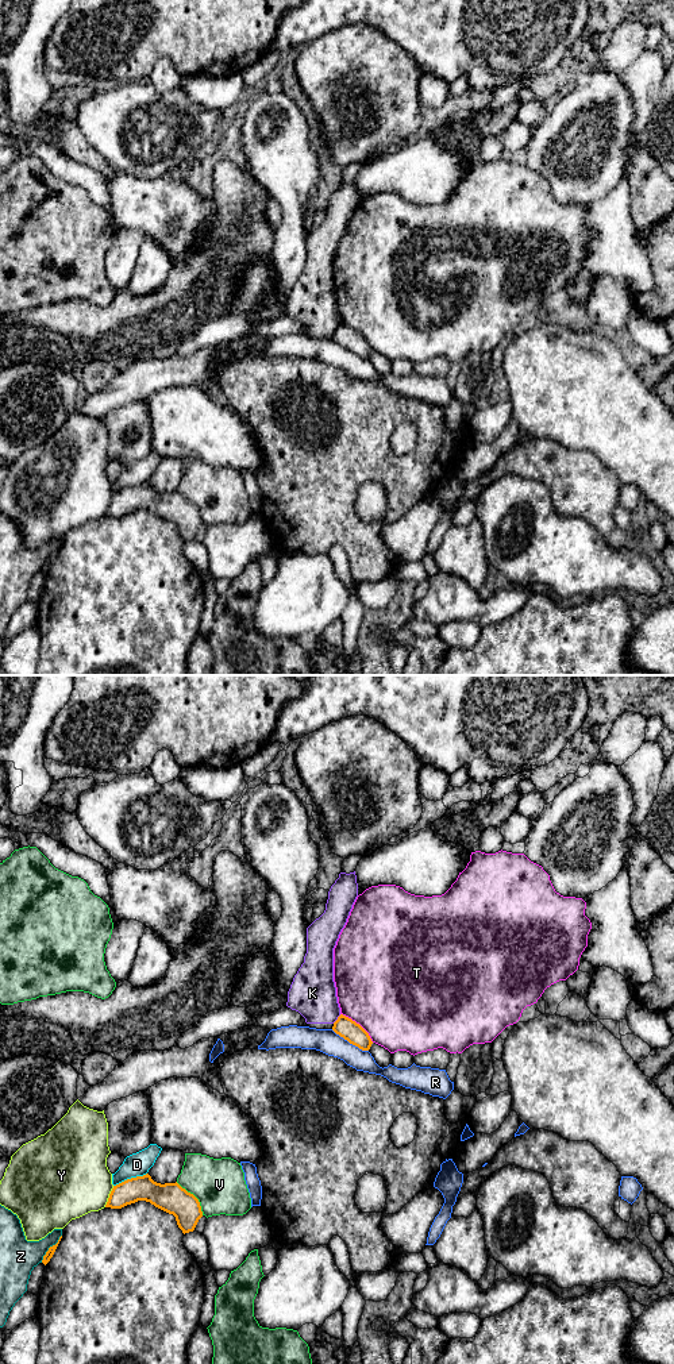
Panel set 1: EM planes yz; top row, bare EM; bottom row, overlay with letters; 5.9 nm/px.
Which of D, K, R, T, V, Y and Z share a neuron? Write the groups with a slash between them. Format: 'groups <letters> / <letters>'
groups D / K / R / T / V / Y / Z

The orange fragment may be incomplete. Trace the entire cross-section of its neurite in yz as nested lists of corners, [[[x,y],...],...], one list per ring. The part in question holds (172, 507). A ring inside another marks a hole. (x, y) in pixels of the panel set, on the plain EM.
[[[149,482],[113,494],[105,516],[122,517],[138,509],[173,523],[182,542],[193,540],[203,525],[199,508],[176,492],[157,492]]]

